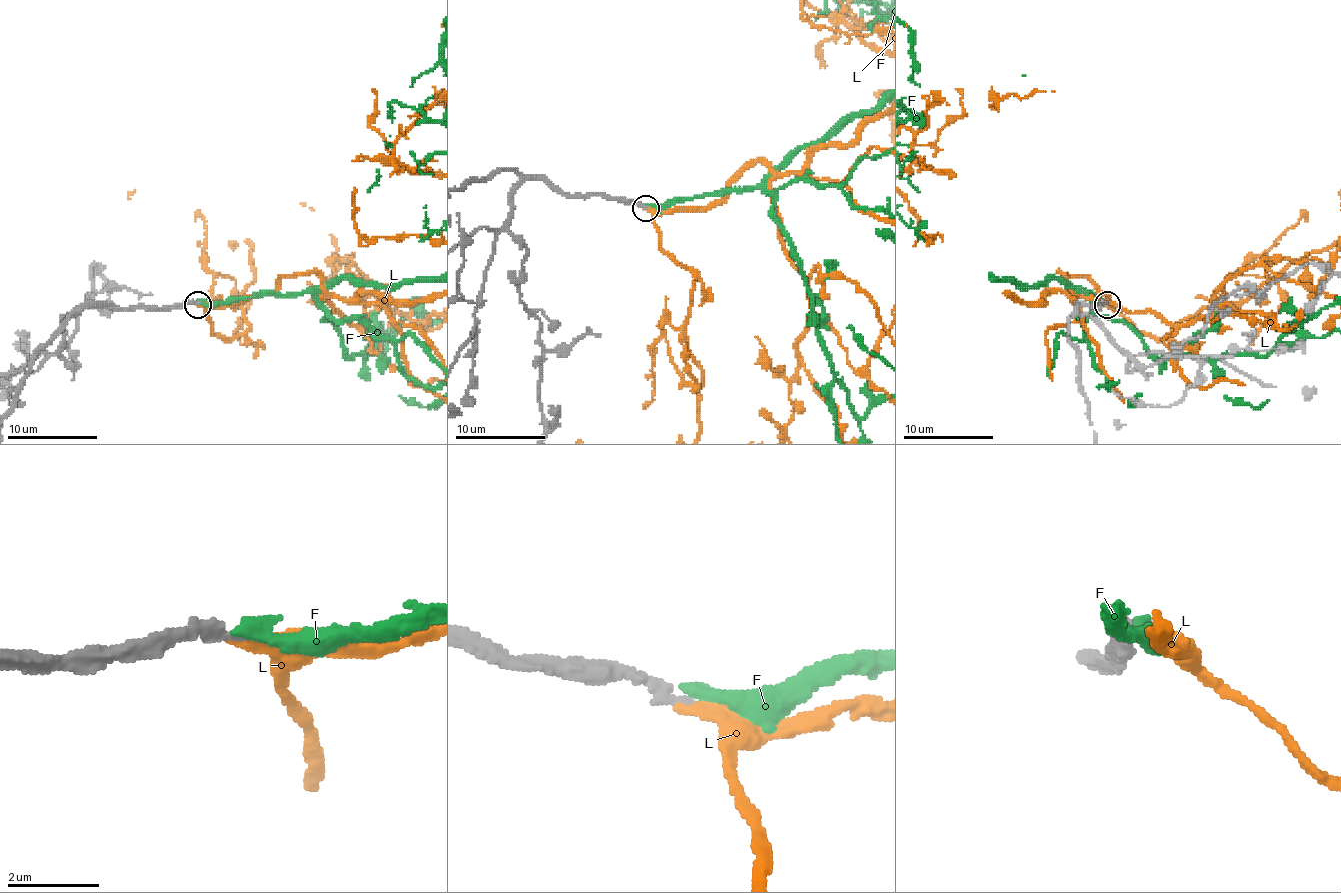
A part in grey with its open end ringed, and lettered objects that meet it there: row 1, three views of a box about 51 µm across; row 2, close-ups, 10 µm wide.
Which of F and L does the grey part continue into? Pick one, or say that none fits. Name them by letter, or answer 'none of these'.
L

